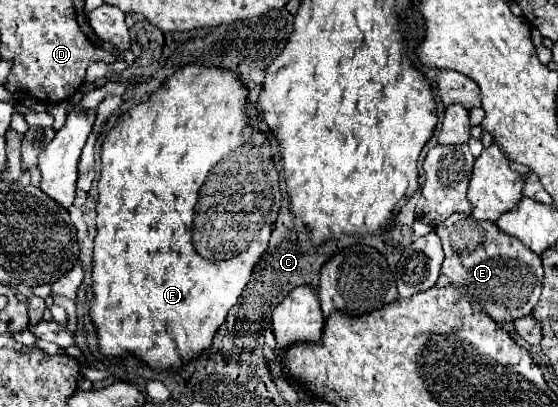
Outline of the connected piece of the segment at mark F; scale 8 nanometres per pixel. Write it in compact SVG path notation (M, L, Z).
M204 64L196 66L182 66L178 68L166 84L154 92L146 102L138 104L136 108L128 110L124 116L118 118L116 126L110 130L102 144L102 172L98 180L98 206L96 206L96 238L94 238L94 258L92 258L92 302L90 302L90 318L94 330L98 334L98 352L102 356L124 358L136 356L146 366L158 372L178 370L190 360L198 358L204 350L210 348L214 334L224 324L228 310L238 302L244 286L252 276L252 268L260 260L260 256L268 248L270 238L270 224L278 218L278 208L282 202L280 186L278 186L278 172L274 164L272 148L264 134L256 134L246 118L244 104L246 104L248 88L236 78L234 72L208 68Z

